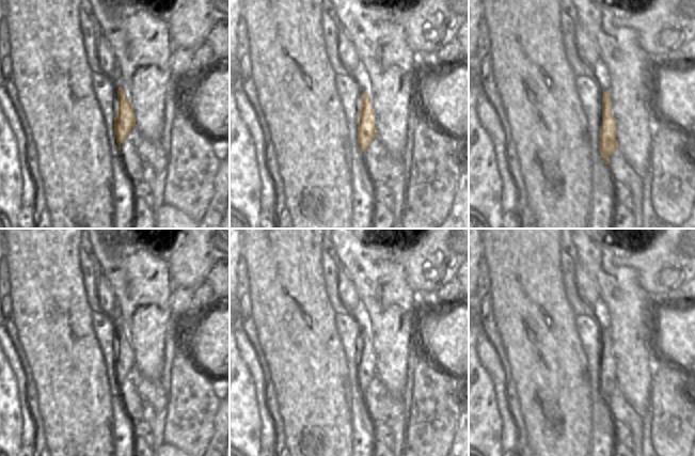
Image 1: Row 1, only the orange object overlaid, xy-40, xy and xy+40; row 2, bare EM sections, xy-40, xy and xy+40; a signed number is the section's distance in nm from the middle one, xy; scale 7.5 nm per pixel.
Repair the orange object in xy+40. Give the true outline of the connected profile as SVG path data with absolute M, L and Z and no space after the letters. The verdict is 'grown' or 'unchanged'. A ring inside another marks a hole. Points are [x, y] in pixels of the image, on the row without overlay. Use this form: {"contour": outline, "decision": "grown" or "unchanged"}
{"contour": "M610 330L603 331L602 363L600 365L599 383L599 392L602 400L607 404L610 394L618 387L616 379L616 360L612 353Z", "decision": "unchanged"}

